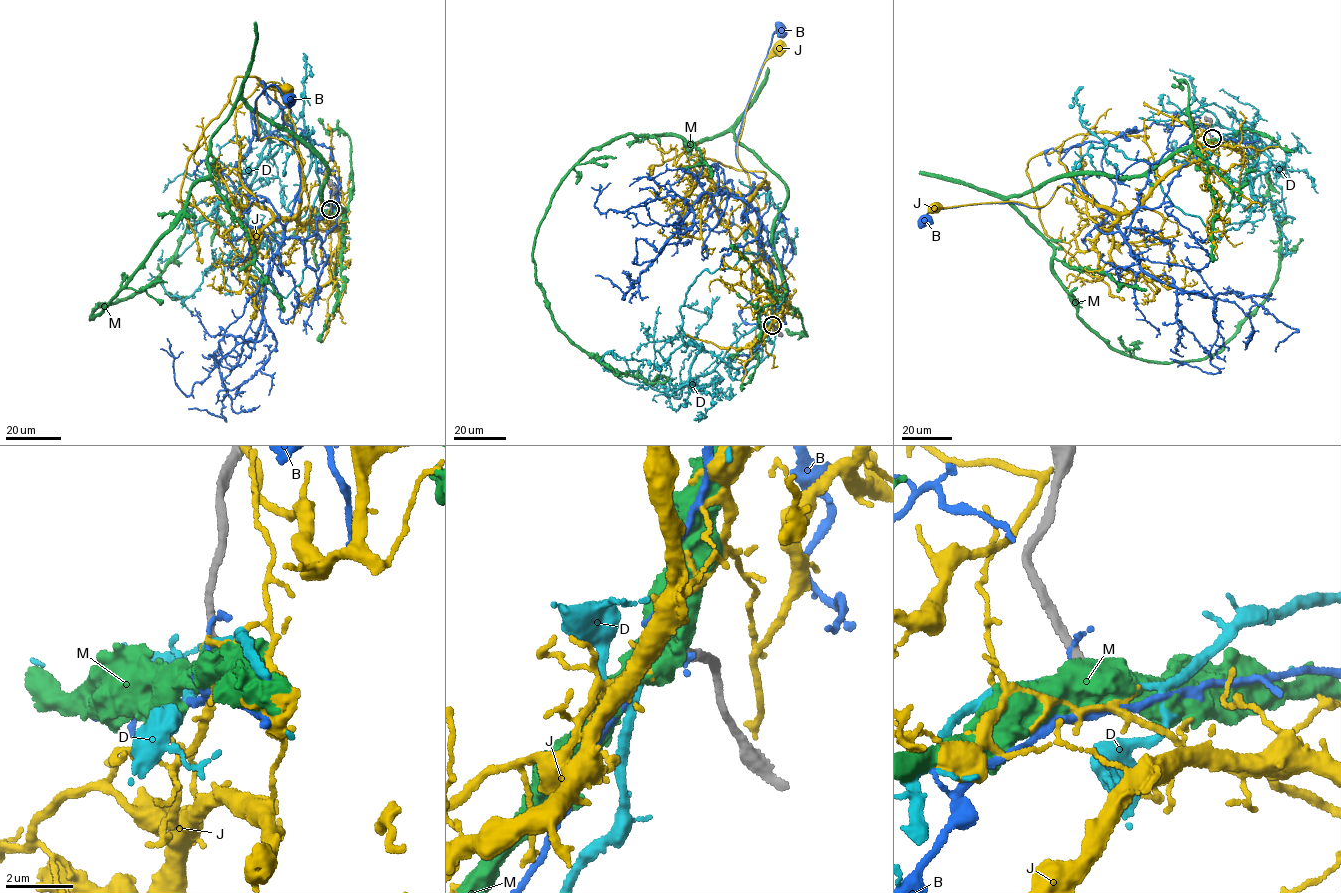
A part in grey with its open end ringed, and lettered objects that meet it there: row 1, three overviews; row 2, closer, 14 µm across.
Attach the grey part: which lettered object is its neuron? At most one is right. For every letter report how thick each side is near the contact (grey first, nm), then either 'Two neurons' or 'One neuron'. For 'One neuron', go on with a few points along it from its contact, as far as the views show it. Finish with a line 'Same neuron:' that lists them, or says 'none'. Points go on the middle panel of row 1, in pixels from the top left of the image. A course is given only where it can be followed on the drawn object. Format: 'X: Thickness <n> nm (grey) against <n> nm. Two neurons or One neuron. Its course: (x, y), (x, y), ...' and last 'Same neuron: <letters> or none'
B: Thickness 320 nm (grey) against 170 nm. Two neurons
D: Thickness 280 nm (grey) against 240 nm. Two neurons
J: Thickness 280 nm (grey) against 140 nm. Two neurons
M: Thickness 260 nm (grey) against 900 nm. One neuron. Its course: (772, 324), (785, 182), (731, 131), (614, 138), (556, 190), (532, 255), (570, 340), (653, 380)
Same neuron: M

